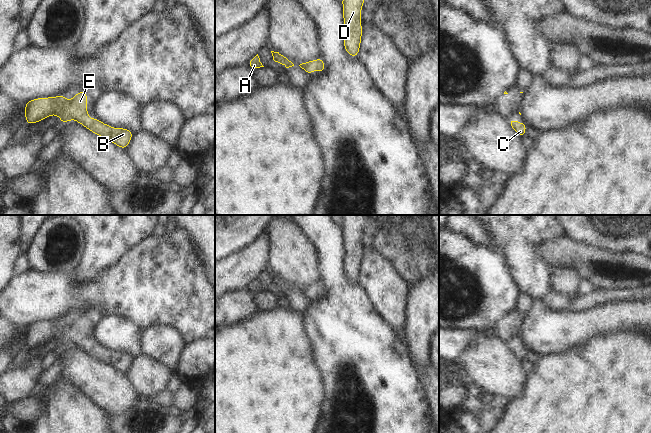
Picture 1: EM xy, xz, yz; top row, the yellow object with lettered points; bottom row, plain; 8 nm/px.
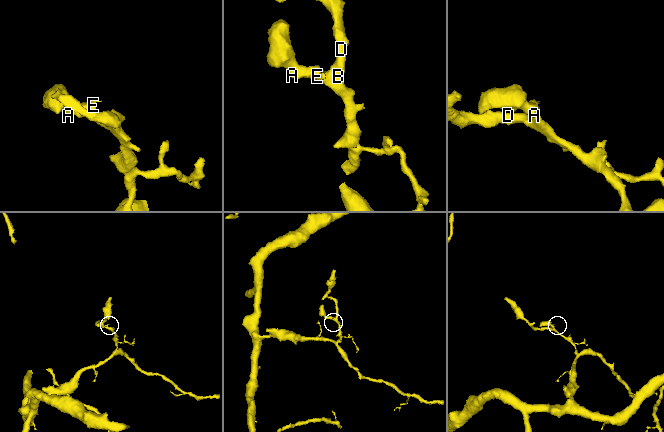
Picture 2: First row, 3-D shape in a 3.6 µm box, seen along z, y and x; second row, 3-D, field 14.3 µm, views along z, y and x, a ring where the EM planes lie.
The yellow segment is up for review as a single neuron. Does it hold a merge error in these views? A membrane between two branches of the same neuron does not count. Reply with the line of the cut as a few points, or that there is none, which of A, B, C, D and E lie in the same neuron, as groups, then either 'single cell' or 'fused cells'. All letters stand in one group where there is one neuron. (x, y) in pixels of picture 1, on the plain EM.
no cut; A B C D E; single cell

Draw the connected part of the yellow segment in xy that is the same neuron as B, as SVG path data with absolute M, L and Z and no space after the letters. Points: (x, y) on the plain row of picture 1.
M83 313L76 317L71 324L67 324L63 318L52 322L32 323L25 327L26 348L31 349L51 339L56 339L62 348L75 344L97 360L103 361L125 374L132 363L133 356L127 352L114 352L104 348L98 342L90 343L87 334L87 319L88 317Z

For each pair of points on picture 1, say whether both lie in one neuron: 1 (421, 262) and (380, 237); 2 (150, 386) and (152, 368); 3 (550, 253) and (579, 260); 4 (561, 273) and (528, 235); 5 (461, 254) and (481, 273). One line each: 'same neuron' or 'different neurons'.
1: same neuron
2: same neuron
3: same neuron
4: different neurons
5: same neuron

